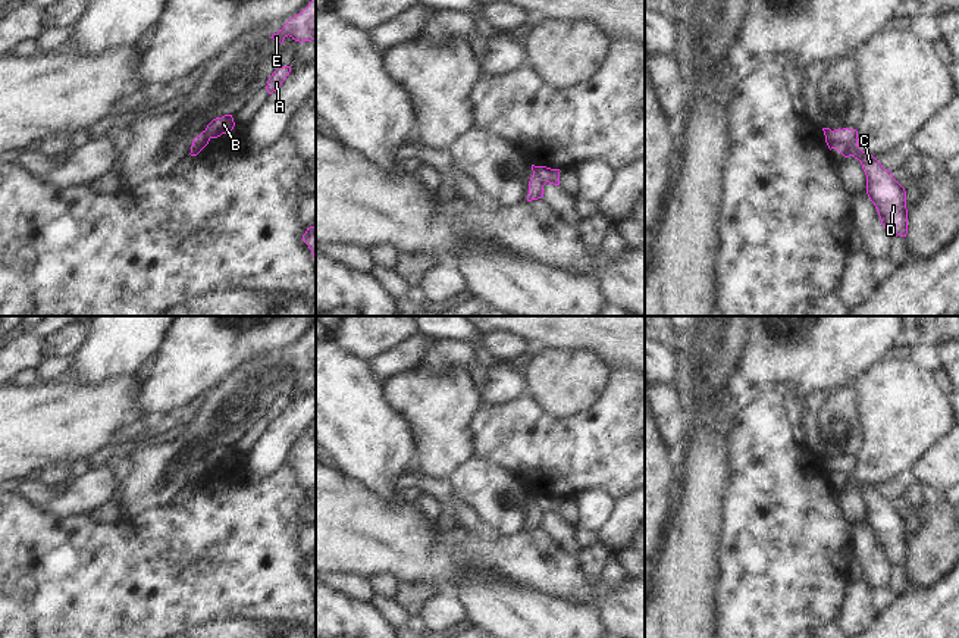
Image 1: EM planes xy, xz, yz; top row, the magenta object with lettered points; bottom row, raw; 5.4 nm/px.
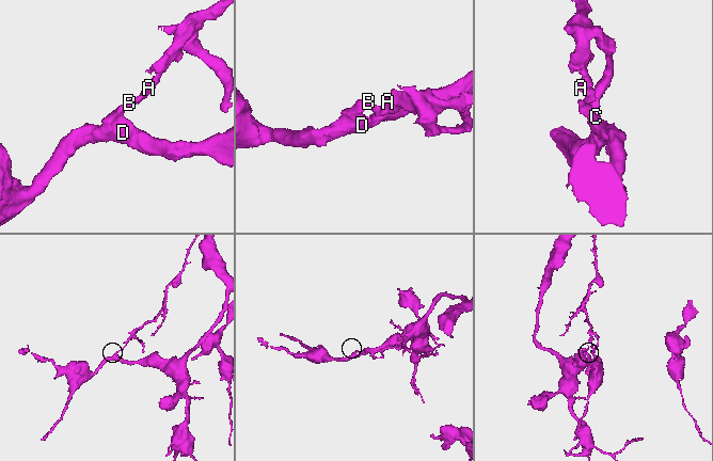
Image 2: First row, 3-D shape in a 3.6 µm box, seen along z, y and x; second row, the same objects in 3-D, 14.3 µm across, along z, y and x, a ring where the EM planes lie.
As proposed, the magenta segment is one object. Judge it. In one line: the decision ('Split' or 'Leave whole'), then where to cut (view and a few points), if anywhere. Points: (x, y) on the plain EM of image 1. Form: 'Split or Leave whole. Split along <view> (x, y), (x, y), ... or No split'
Split. Split along xz (535, 496), (535, 503), (544, 513)

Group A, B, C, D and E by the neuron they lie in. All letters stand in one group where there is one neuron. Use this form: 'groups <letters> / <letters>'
groups A B E / C D

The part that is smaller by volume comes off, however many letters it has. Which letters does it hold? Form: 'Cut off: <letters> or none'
Cut off: A, B, E

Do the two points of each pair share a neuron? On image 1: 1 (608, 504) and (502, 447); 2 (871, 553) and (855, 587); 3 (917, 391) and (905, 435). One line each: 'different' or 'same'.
1: different
2: different
3: same

